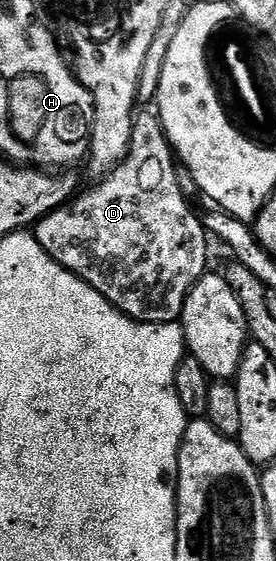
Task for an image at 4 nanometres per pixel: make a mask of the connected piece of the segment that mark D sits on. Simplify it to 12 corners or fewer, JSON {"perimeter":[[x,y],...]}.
{"perimeter":[[161,118],[35,225],[123,315],[176,324],[211,237]]}

